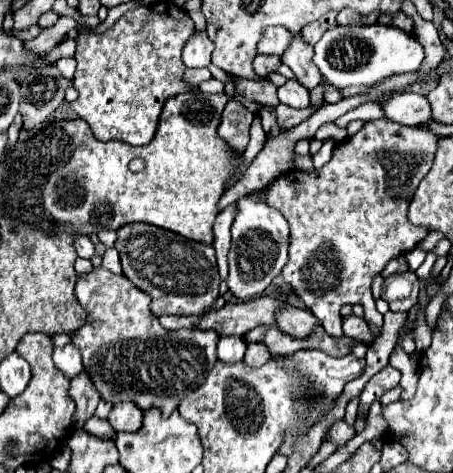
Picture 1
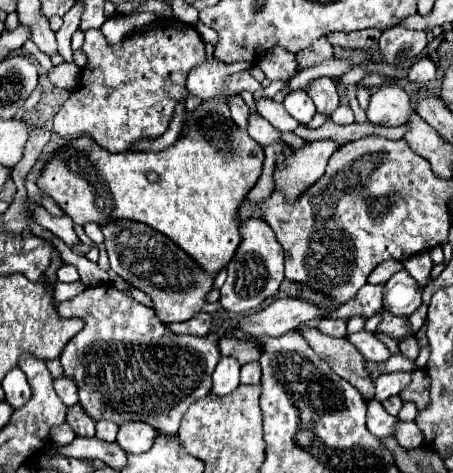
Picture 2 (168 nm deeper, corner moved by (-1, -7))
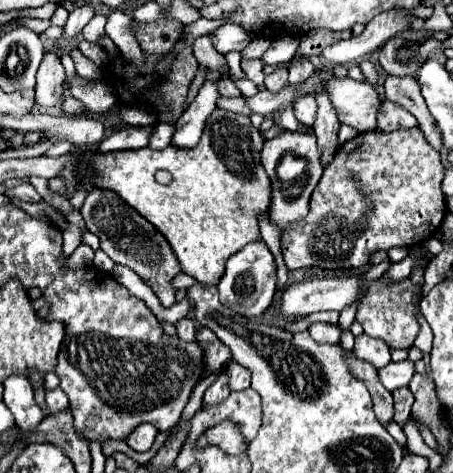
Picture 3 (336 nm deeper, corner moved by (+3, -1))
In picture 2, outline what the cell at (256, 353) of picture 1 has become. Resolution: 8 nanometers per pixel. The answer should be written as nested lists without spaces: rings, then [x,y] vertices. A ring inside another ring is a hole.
[[[257,362],[241,366],[241,384],[259,384],[259,380],[261,380],[261,366]]]

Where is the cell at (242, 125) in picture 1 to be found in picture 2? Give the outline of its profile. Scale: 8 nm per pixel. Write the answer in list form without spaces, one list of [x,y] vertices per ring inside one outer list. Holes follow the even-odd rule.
[[[239,94],[227,98],[227,104],[229,104],[229,110],[231,110],[231,116],[235,120],[235,124],[245,130],[247,128],[247,116],[249,116],[249,106],[243,102],[243,98]]]

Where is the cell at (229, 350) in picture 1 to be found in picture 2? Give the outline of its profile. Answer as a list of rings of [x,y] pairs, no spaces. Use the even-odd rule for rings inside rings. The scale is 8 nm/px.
[[[221,358],[213,372],[213,394],[227,396],[239,386],[239,364],[233,358]]]

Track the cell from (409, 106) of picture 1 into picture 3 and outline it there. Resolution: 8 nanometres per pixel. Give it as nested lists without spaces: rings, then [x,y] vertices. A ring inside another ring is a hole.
[[[329,78],[325,92],[335,106],[341,124],[349,124],[359,132],[375,130],[381,98],[371,84],[355,82],[351,78]]]

